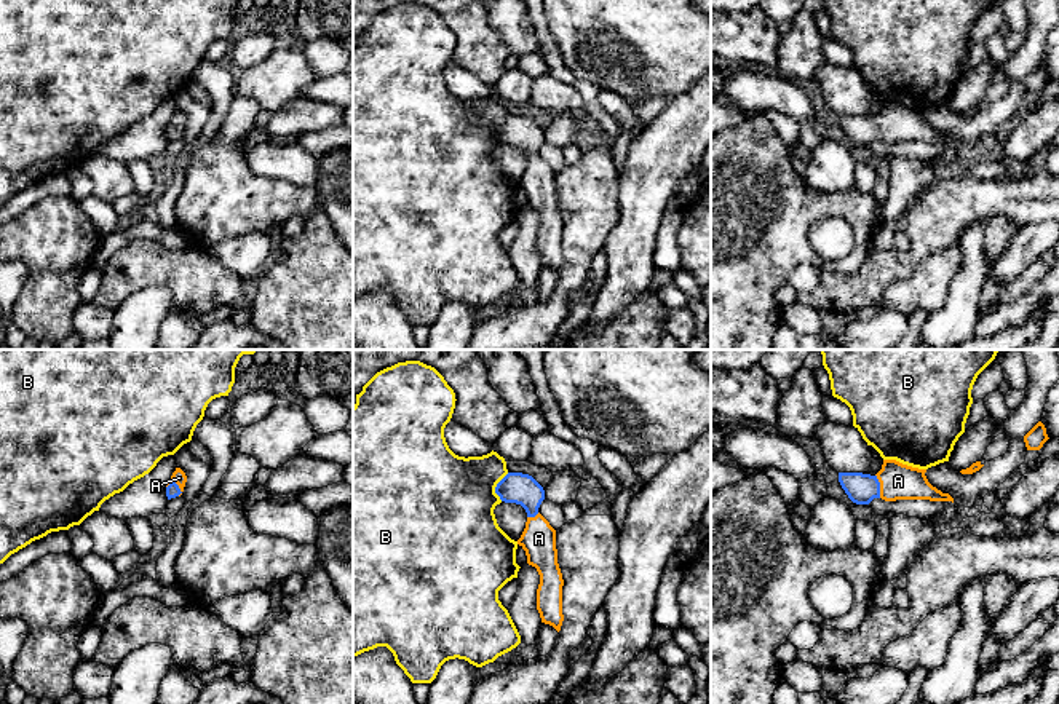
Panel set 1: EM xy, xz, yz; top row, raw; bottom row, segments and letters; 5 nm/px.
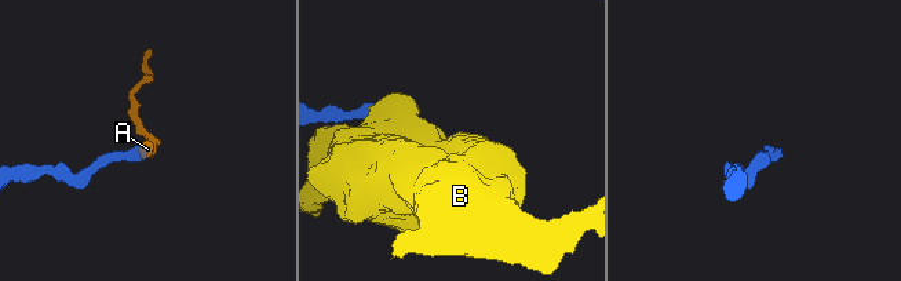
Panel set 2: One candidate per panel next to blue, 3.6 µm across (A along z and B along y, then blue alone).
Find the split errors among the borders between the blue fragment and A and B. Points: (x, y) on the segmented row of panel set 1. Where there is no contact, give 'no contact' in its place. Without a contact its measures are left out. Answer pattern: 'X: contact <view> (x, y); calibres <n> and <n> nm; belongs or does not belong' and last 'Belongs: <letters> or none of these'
A: contact yz (879, 486); calibres 160 and 180 nm; belongs
B: contact xz (495, 487); calibres 160 and 460 nm; does not belong
Belongs: A

